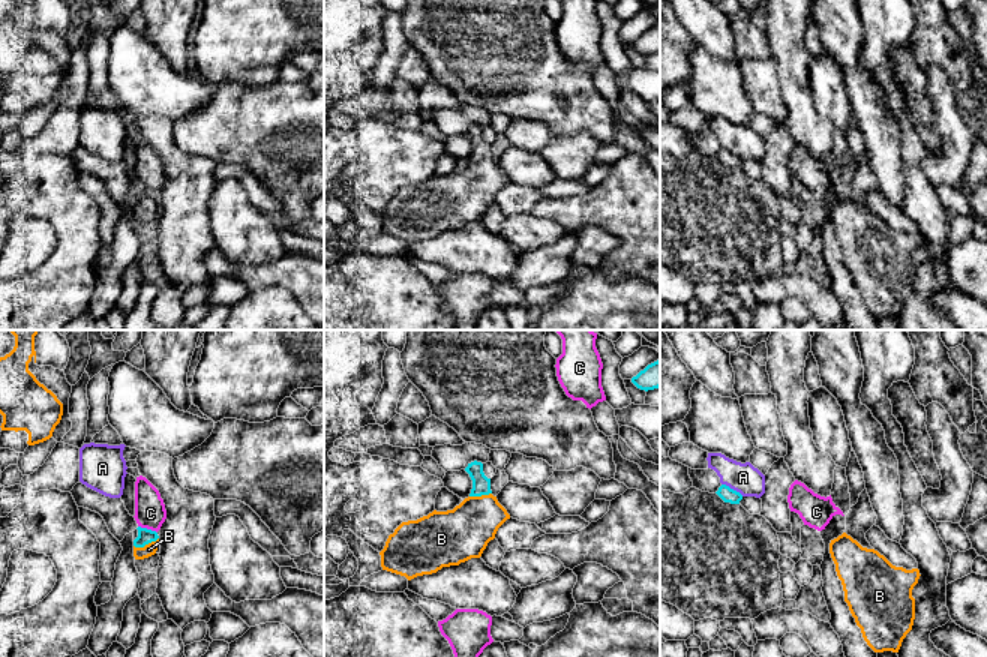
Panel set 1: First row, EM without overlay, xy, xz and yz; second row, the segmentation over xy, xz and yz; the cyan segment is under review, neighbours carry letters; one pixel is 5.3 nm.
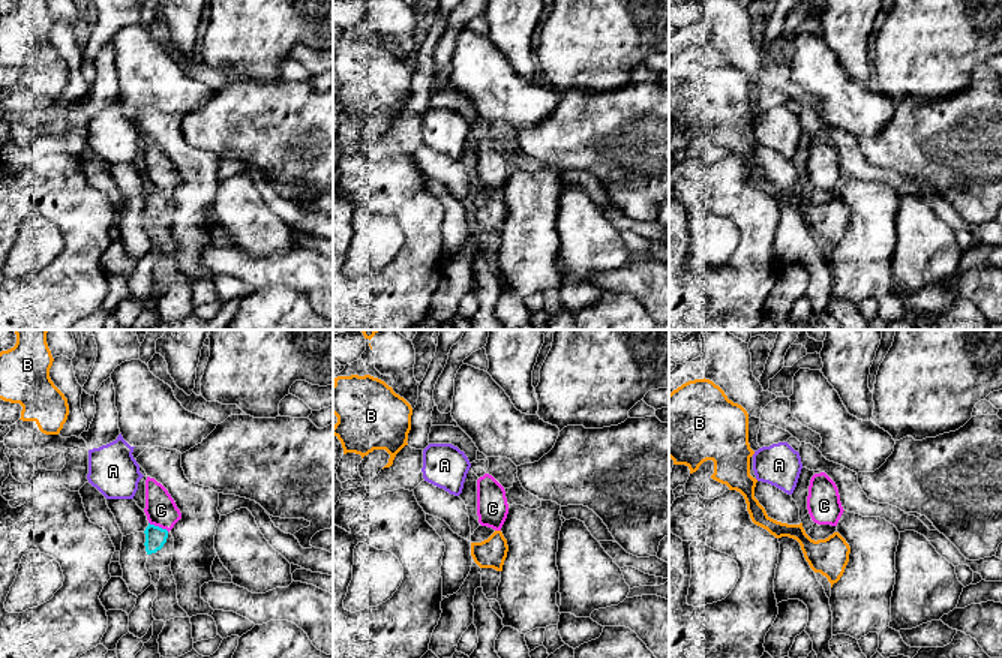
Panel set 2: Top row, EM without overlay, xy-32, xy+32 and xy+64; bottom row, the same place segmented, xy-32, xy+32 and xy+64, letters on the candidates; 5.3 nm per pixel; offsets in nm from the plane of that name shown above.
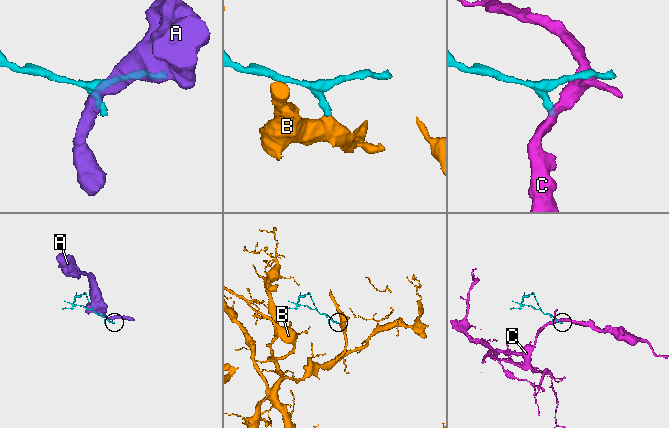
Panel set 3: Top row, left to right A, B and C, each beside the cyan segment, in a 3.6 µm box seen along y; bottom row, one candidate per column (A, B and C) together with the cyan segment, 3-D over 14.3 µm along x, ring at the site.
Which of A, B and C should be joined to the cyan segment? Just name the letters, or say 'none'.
B

